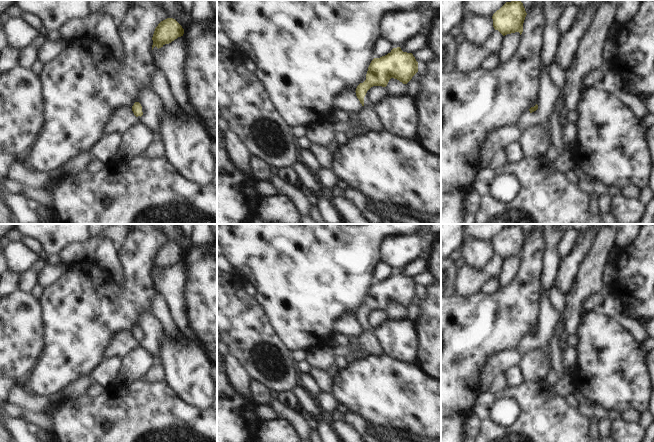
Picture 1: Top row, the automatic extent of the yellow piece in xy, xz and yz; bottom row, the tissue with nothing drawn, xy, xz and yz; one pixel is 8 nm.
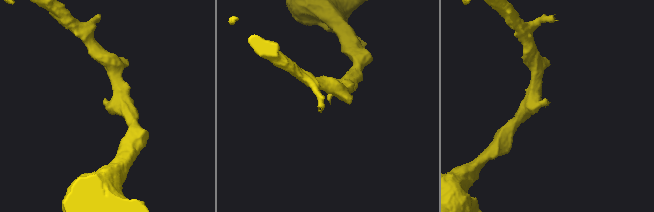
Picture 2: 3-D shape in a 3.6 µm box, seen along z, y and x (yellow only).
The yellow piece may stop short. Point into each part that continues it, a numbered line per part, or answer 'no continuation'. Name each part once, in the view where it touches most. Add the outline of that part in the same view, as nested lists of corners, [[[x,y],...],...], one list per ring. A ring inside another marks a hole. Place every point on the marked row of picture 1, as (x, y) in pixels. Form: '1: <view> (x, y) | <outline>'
no continuation

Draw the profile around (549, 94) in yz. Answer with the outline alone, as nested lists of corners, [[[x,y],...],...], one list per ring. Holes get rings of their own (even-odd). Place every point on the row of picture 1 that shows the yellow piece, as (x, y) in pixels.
[[[542,67],[537,101],[538,109],[532,113],[529,110],[526,111],[518,120],[516,126],[524,130],[529,125],[539,125],[548,121],[555,111],[555,105],[560,95],[561,90],[555,86],[550,75]]]

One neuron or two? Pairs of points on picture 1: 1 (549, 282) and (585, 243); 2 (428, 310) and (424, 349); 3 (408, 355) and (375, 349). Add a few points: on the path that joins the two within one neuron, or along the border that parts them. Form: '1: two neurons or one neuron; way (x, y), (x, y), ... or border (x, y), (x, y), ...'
1: two neurons; border (561, 259), (554, 285)
2: one neuron; way (428, 320), (428, 339)
3: two neurons; border (372, 331), (384, 353)

